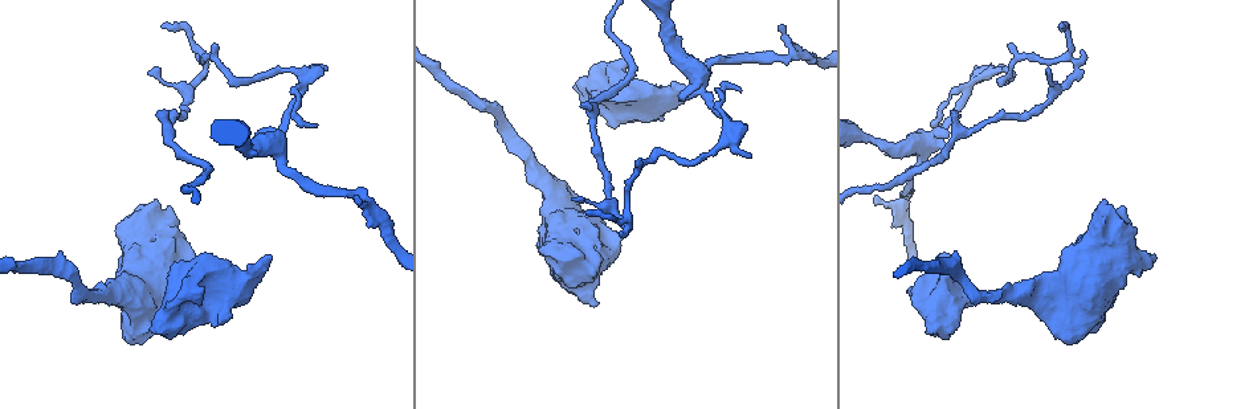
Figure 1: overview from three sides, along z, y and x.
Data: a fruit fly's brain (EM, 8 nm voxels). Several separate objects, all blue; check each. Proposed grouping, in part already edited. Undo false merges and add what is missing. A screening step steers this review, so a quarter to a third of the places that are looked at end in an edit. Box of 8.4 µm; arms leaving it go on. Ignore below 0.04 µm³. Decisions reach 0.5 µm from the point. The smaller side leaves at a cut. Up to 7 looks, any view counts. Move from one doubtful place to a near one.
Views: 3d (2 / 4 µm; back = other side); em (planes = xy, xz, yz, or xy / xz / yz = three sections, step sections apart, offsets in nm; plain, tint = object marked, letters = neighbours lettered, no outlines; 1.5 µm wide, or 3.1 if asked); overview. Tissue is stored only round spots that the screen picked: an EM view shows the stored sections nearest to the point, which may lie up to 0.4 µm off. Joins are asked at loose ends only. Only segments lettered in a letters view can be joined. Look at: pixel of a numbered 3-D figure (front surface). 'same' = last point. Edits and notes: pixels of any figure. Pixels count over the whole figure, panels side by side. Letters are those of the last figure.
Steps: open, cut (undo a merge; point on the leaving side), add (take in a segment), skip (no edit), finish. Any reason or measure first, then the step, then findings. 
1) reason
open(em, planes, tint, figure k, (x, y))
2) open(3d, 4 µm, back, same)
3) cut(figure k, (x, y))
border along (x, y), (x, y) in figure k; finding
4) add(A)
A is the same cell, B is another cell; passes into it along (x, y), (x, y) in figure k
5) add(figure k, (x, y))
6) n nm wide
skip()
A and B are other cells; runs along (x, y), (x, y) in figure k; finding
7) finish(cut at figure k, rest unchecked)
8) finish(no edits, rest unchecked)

branch stops here
open(3d, 4 µm, figure 1, (1152, 257))

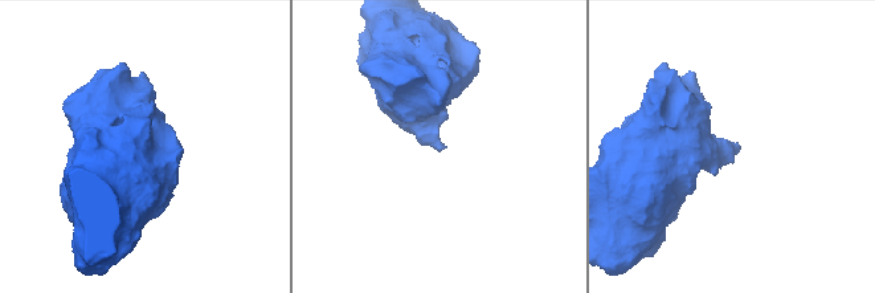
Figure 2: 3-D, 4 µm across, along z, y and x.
open(em, planes, tint, figure 2, (441, 149))

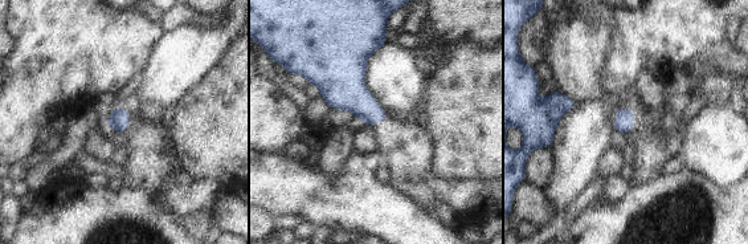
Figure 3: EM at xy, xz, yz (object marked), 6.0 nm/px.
open(em, planes, letters, same)

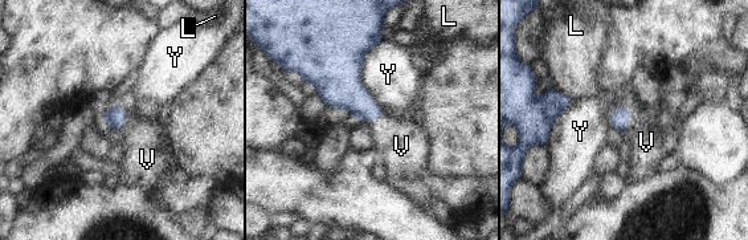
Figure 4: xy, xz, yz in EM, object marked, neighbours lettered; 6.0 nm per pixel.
Y touches over 440 nm
add(V)
V is the same cell, L and Y are other cells; passes into it along (620, 117), (629, 117), (646, 142) in figure 4; it goes on there

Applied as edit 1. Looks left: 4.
sharp bend
open(em, planes, letters, figure 1, (630, 227))

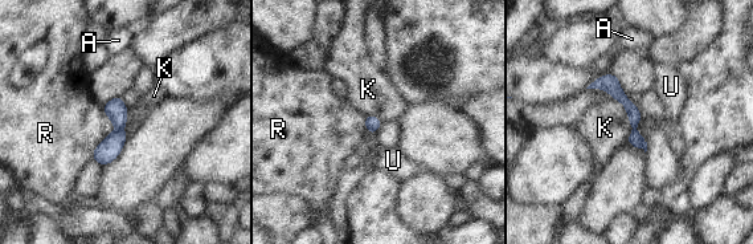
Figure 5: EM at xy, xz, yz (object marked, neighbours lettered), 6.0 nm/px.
cut(figure 5, (110, 147))
A, K, R and U are other cells; border along (117, 129), (121, 130) in figure 5; a second neuron is stuck on

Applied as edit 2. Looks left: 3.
thick end
open(3d, 2 µm, figure 1, (272, 258))

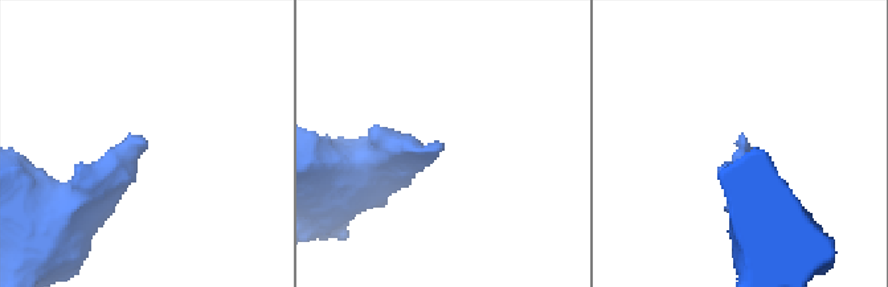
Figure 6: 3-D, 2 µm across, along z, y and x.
open(em, planes, plain, figure 6, (141, 142))

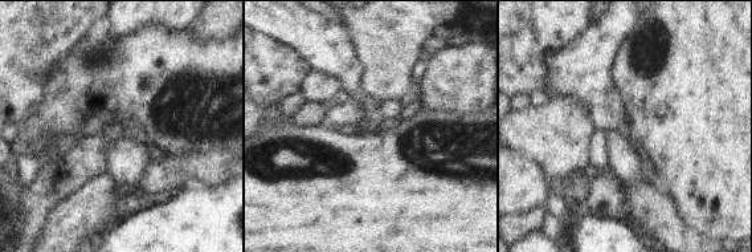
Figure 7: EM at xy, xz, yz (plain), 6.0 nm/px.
what lies round it
open(em, planes, letters, same)

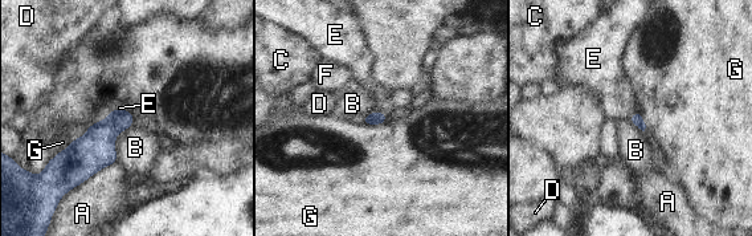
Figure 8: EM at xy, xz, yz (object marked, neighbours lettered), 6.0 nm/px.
add(E)
E is the same cell, A, B, C, D, F and G are other cells; passes into it along (374, 118), (380, 113), (362, 77) in figure 8; it goes on there

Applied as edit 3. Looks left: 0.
finish(add at figure 4, cut at figure 5, add at figure 8, rest unchecked)

